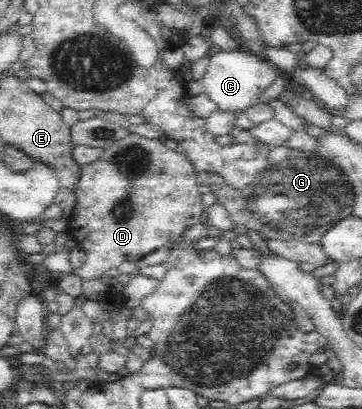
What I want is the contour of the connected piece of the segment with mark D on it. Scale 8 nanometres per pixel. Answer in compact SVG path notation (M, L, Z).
M128 132L124 138L114 140L111 146L106 147L98 160L82 168L82 178L76 186L75 216L68 222L68 230L77 246L86 253L83 264L74 270L82 279L86 298L97 298L108 289L104 277L111 267L118 267L126 260L138 262L148 251L172 237L182 235L184 230L198 223L204 211L202 194L198 192L200 184L196 181L197 172L183 154L166 148L163 143L163 139L150 140Z

